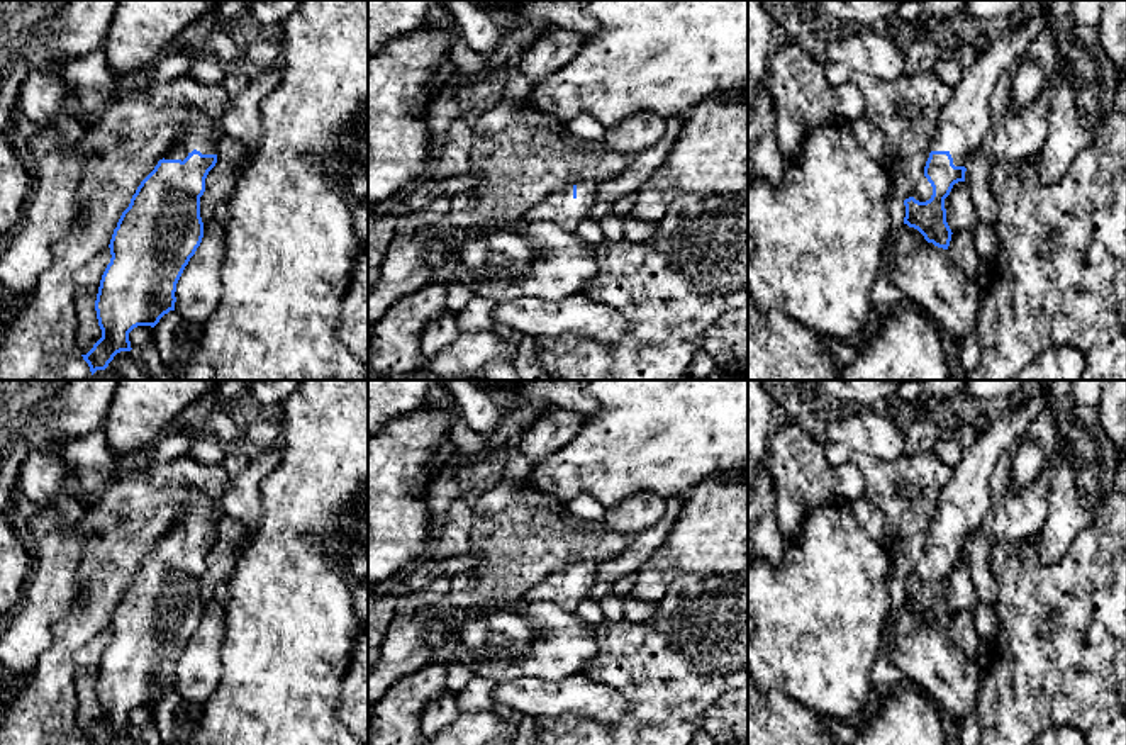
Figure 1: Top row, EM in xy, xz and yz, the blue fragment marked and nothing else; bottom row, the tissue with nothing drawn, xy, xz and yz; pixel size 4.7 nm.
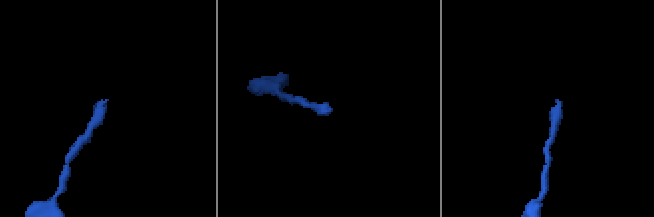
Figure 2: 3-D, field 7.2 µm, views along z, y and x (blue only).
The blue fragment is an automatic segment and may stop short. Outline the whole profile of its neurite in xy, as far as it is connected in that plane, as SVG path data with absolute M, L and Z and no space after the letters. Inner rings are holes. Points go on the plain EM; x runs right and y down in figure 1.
M193 490L176 526L141 562L122 592L109 625L112 638L95 681L102 718L81 735L88 745L109 745L117 733L131 731L129 713L134 708L154 708L164 694L175 691L176 664L203 618L200 577L205 558L217 543L217 524L212 502Z

